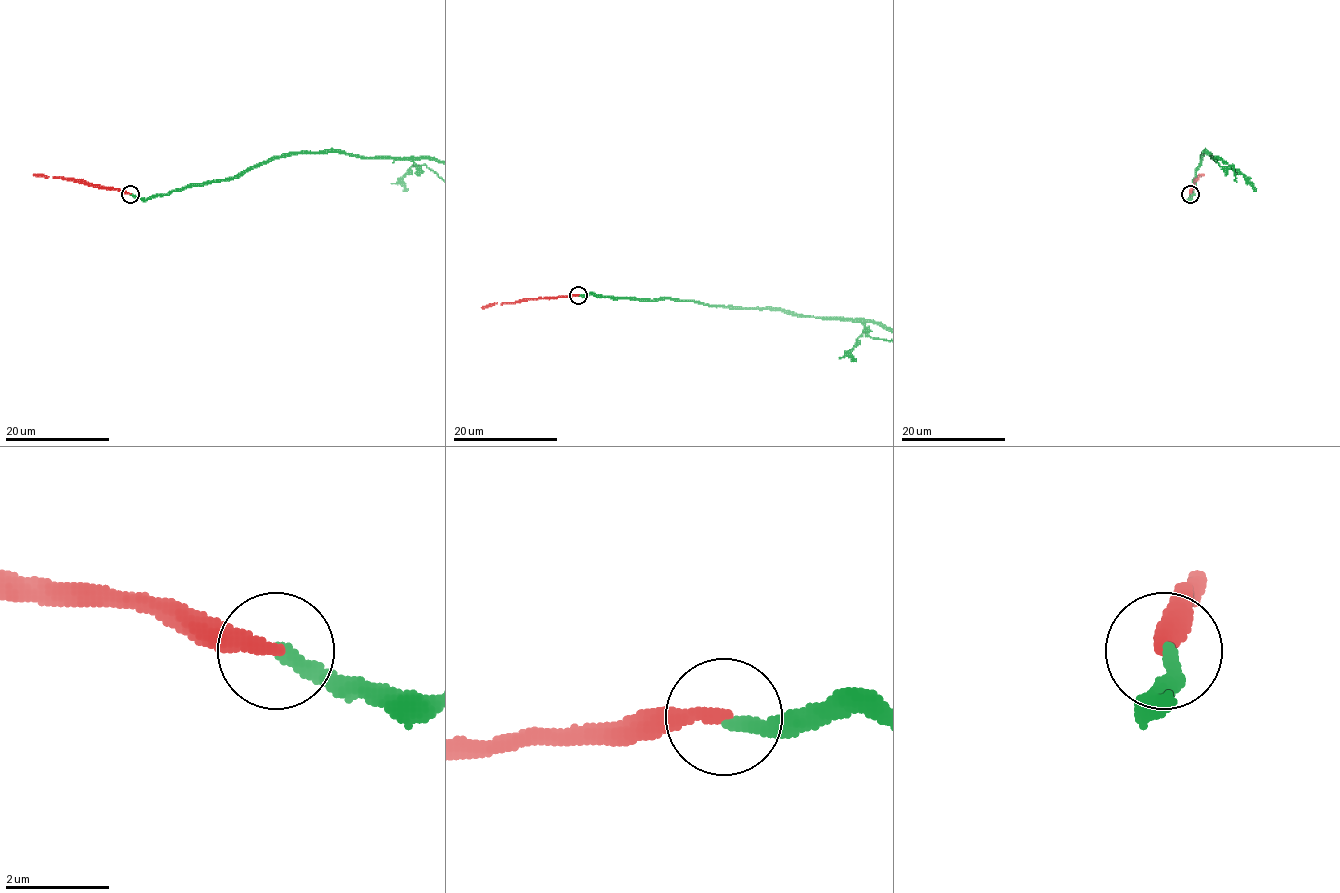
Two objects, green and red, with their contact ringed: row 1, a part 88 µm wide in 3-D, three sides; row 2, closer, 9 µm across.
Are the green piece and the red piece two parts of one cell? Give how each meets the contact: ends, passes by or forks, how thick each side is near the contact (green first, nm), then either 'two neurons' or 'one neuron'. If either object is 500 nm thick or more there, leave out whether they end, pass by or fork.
green ends there; red ends there; 280 nm thick on the green side, 300 nm on the other; one neuron

